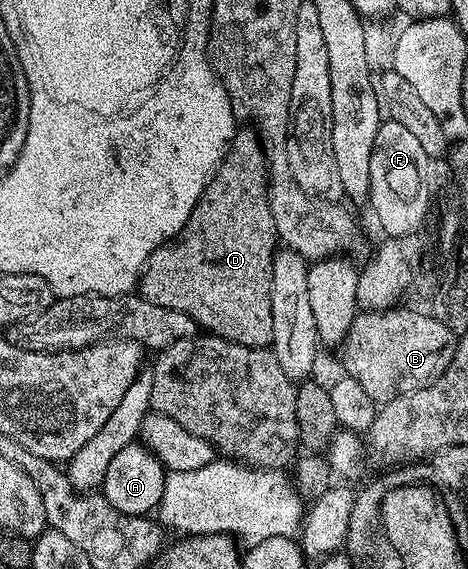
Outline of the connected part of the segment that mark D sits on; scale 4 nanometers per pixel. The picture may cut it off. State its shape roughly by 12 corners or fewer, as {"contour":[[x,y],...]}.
{"contour":[[237,129],[184,227],[150,304],[272,345],[278,249],[264,147]]}

